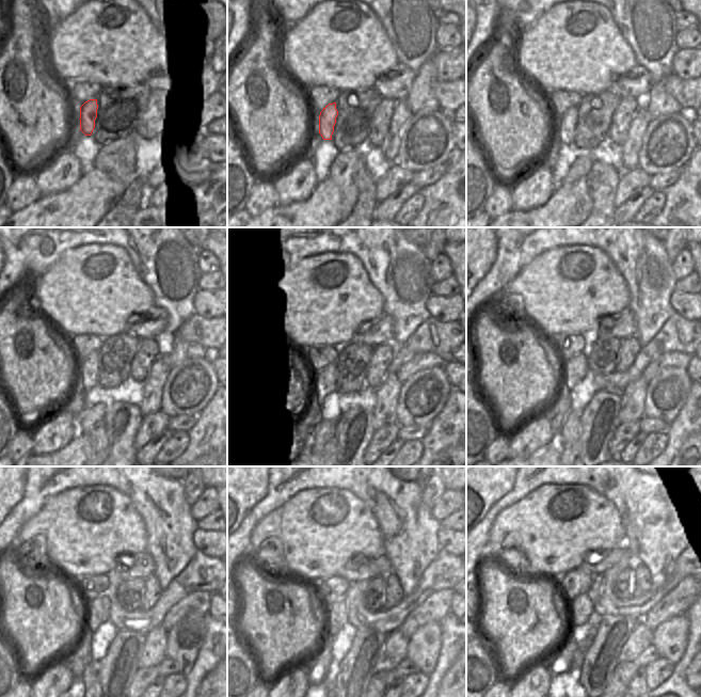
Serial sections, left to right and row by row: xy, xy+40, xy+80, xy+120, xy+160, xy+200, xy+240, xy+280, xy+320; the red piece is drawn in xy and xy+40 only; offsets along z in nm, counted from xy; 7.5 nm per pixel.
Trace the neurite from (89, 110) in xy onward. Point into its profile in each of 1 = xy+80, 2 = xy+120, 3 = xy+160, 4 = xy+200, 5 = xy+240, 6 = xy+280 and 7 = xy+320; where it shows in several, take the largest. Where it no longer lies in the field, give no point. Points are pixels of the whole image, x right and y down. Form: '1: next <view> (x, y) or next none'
1: next xy+80 (566, 124)
2: next xy+120 (88, 370)
3: next xy+160 (329, 376)
4: next xy+200 (574, 369)
5: next xy+240 (98, 610)
6: next xy+280 (336, 613)
7: next xy+320 (580, 607)

